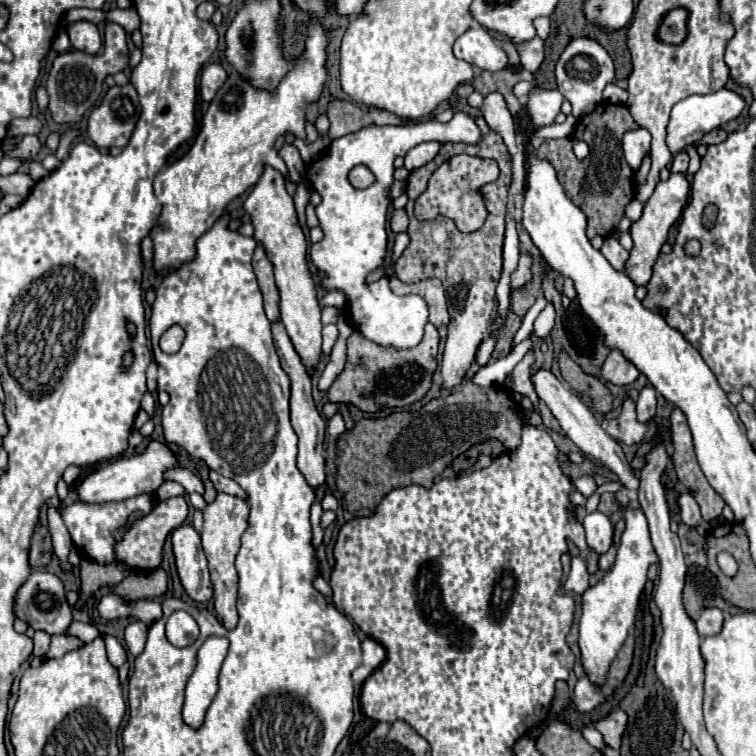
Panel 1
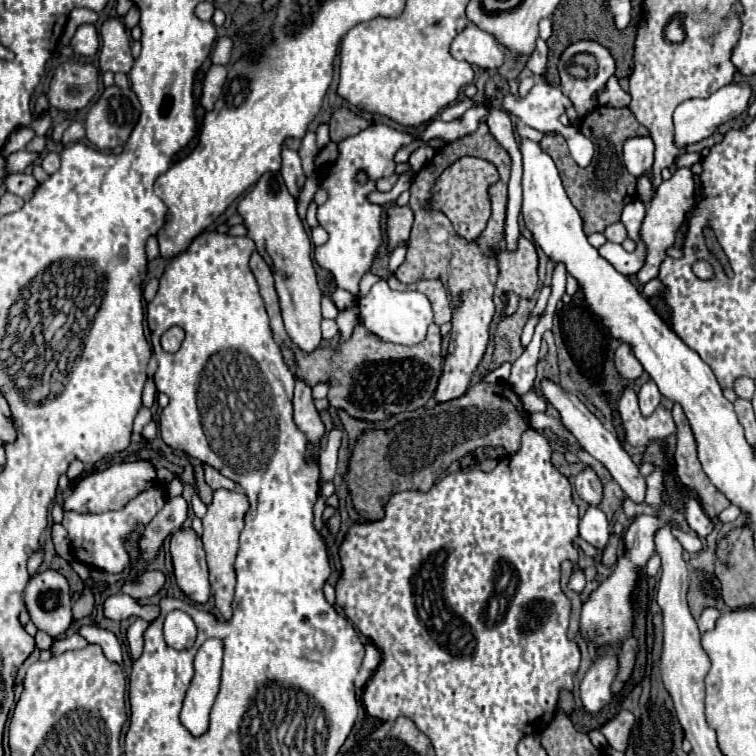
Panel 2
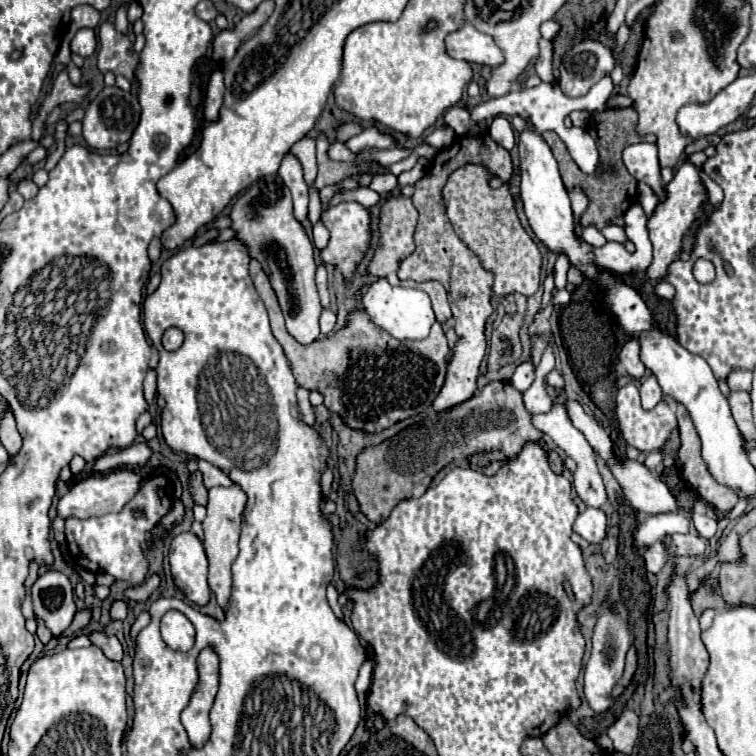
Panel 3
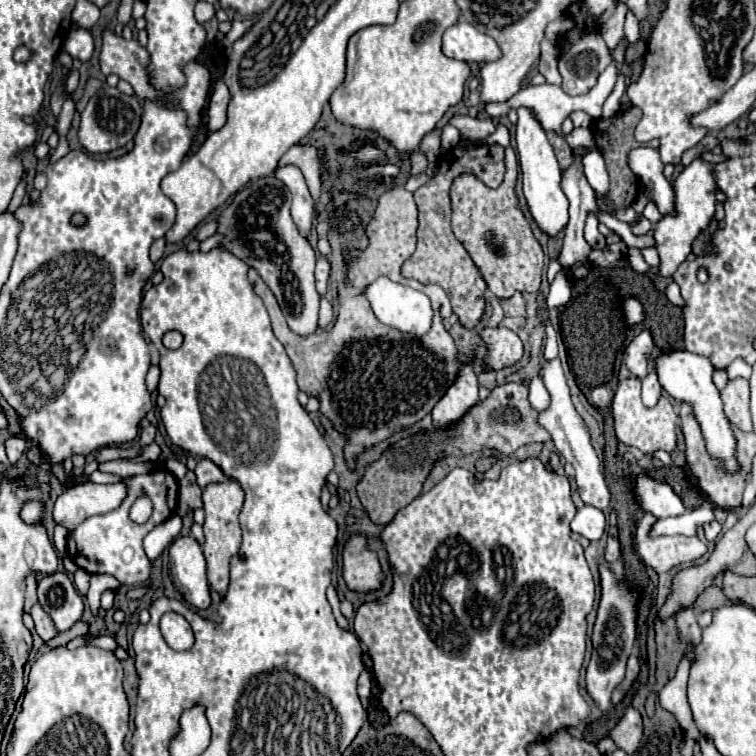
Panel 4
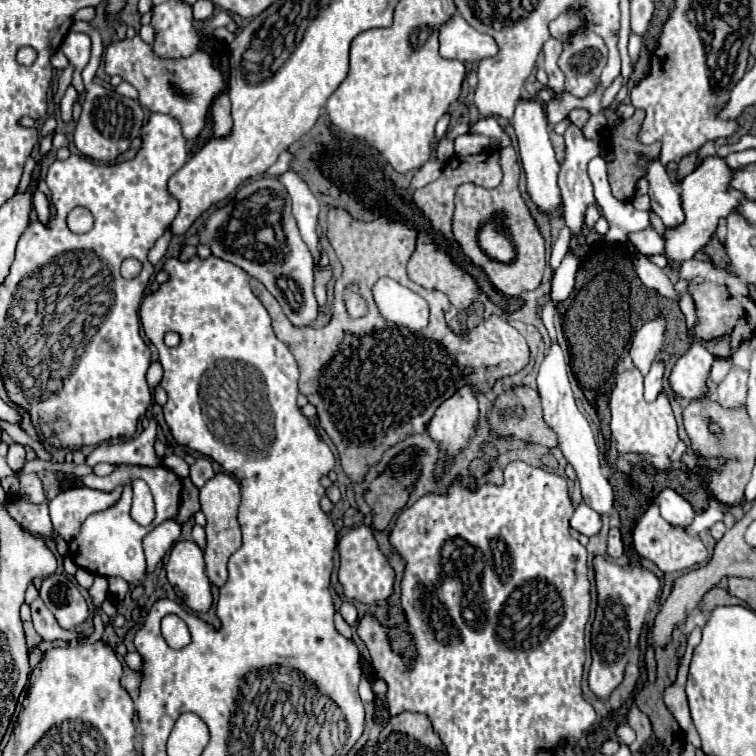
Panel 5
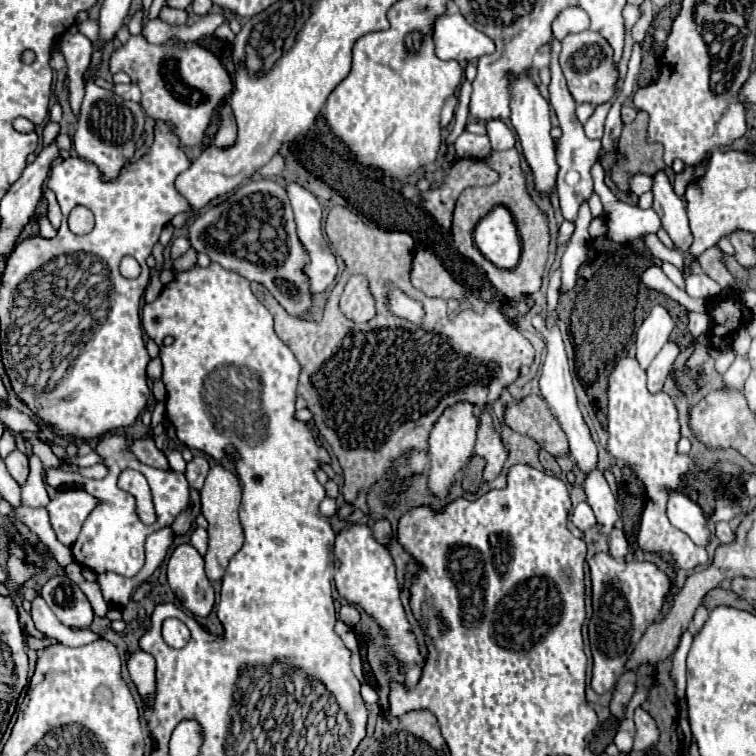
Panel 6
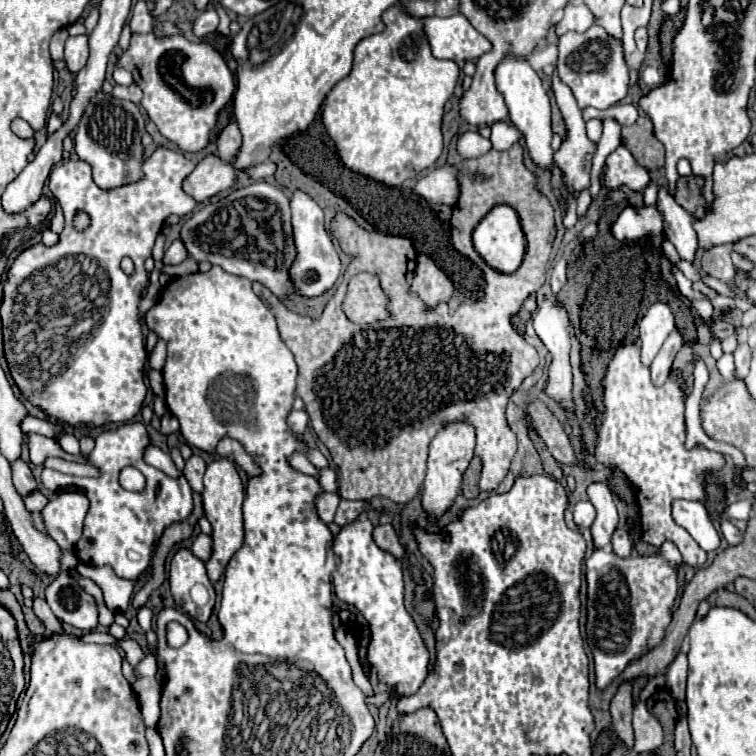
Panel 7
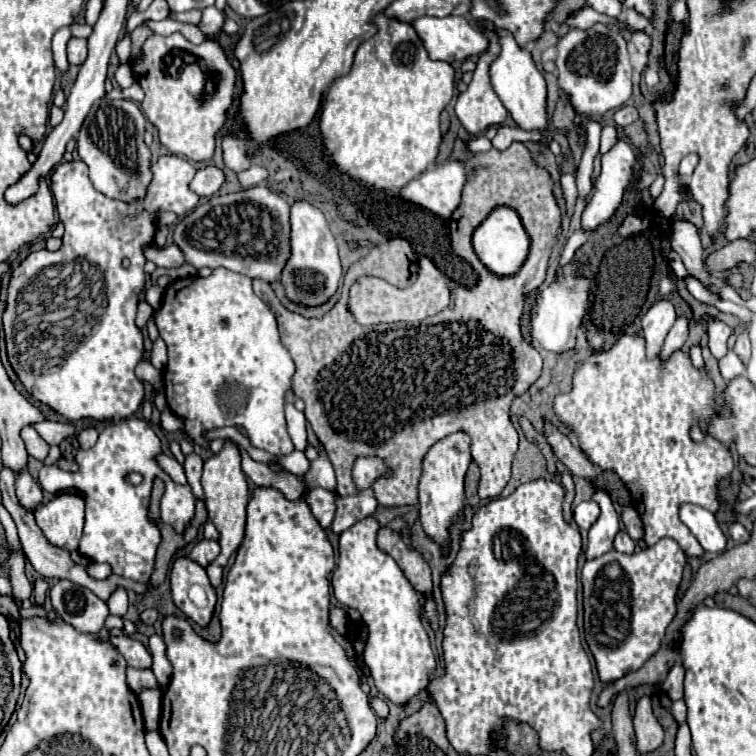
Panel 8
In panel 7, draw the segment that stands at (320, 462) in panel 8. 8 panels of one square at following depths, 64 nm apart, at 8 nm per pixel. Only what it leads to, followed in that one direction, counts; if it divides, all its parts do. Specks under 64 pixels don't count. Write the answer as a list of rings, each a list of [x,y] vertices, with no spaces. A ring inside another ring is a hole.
[[[324,468],[320,470],[320,478],[318,478],[320,486],[324,488],[324,492],[336,492],[338,486],[336,486],[336,474],[332,468]]]

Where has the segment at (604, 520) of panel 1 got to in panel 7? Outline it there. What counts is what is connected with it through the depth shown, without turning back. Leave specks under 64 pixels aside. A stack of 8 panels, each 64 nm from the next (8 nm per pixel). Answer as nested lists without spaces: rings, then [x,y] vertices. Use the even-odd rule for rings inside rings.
[[[588,500],[586,502],[578,502],[574,506],[574,522],[576,522],[578,528],[590,528],[592,522],[594,522],[594,516],[596,516],[596,510]]]

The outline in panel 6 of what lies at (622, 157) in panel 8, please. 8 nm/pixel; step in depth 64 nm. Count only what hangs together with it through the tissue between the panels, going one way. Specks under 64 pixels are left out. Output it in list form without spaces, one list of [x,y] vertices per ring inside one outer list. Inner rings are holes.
[[[636,174],[630,178],[630,184],[633,186],[633,193],[642,195],[652,188],[652,176],[646,174]]]

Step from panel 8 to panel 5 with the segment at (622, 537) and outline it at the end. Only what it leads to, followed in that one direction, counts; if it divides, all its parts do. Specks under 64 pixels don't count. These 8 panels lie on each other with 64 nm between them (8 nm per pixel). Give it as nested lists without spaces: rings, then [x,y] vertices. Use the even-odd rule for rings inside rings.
[[[612,526],[608,532],[608,556],[612,560],[618,560],[622,556],[624,548],[622,548],[622,540],[620,540],[620,530],[618,526]]]

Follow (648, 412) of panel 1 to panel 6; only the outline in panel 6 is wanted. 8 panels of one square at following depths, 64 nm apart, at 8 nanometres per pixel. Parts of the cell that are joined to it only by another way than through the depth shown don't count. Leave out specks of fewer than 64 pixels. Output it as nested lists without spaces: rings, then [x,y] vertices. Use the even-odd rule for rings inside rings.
[[[668,342],[660,352],[658,352],[658,356],[652,360],[652,364],[650,364],[650,368],[648,368],[648,390],[652,392],[652,394],[656,394],[656,392],[660,392],[662,390],[662,386],[664,386],[664,382],[666,382],[666,378],[668,378],[668,372],[670,372],[670,366],[672,366],[672,362],[676,360],[676,356],[678,356],[678,346],[674,344],[674,342]]]

